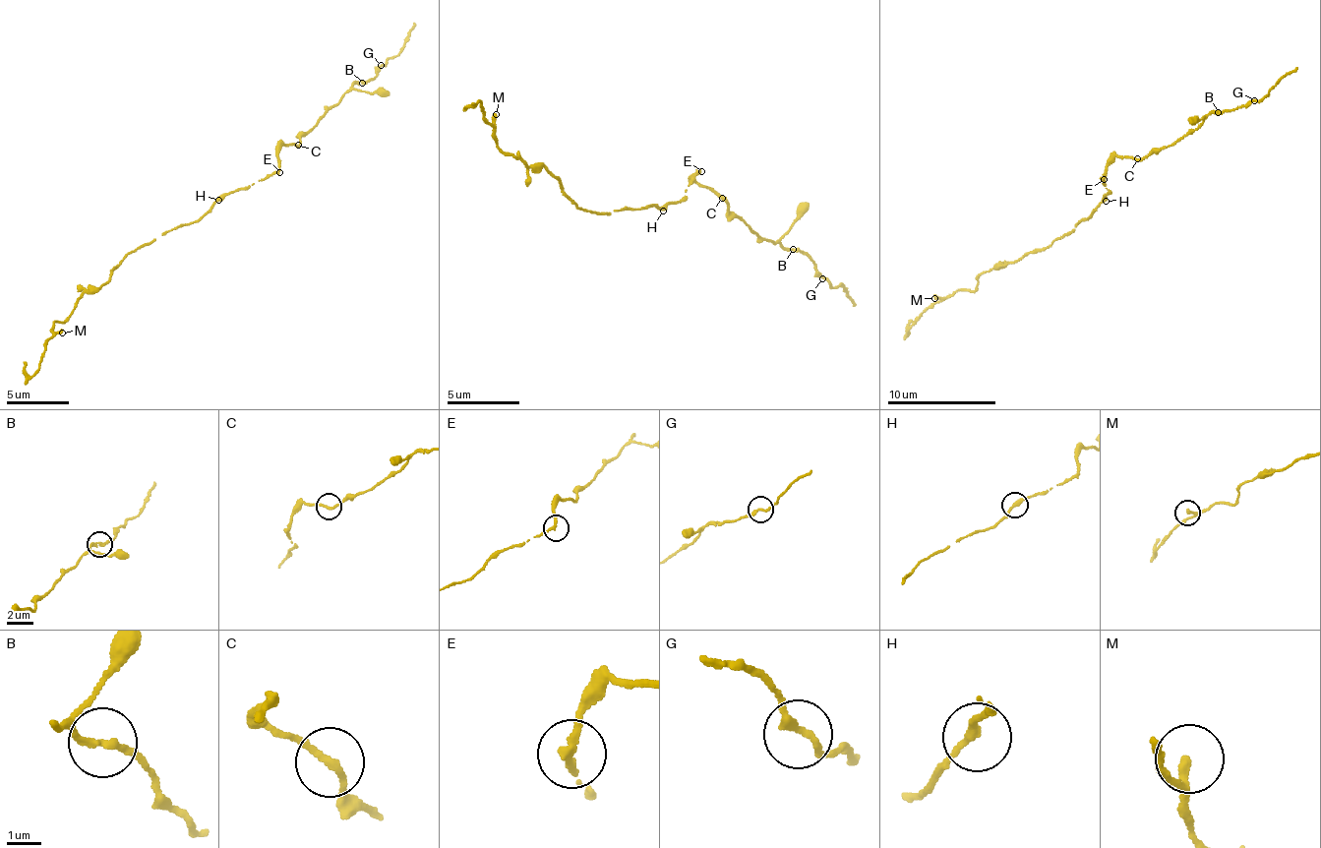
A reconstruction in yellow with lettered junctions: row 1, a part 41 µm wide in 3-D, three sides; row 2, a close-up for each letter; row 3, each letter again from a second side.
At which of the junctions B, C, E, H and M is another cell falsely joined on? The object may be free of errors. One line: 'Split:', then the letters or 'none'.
Split: none

